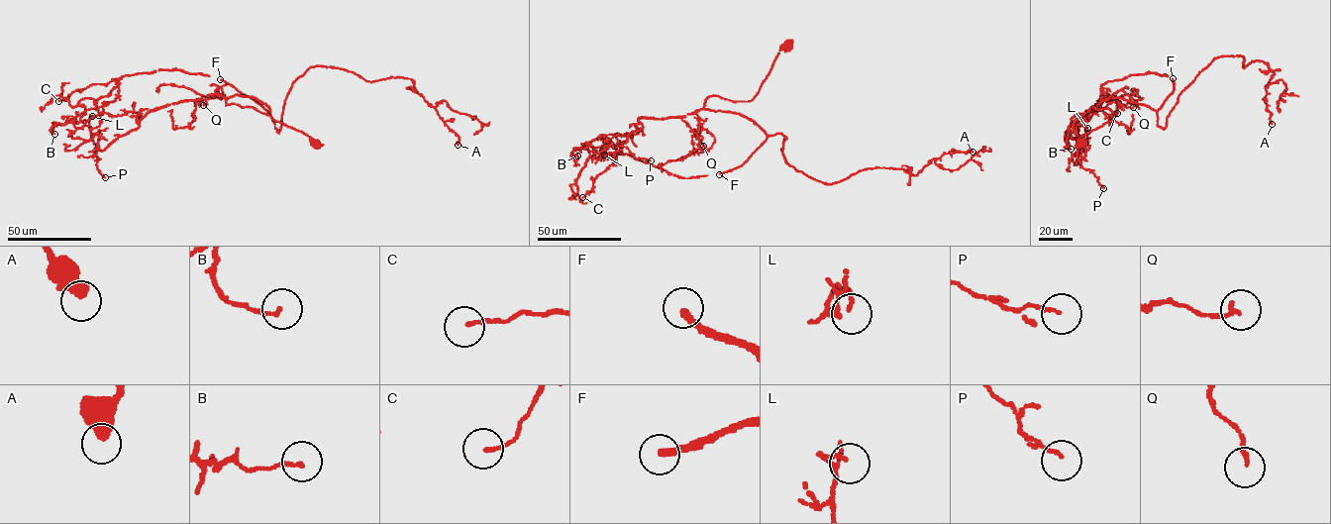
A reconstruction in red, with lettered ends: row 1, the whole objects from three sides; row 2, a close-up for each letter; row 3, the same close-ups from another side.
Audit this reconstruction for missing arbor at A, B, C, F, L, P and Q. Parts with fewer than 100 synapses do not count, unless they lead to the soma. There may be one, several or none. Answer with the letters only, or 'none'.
none

